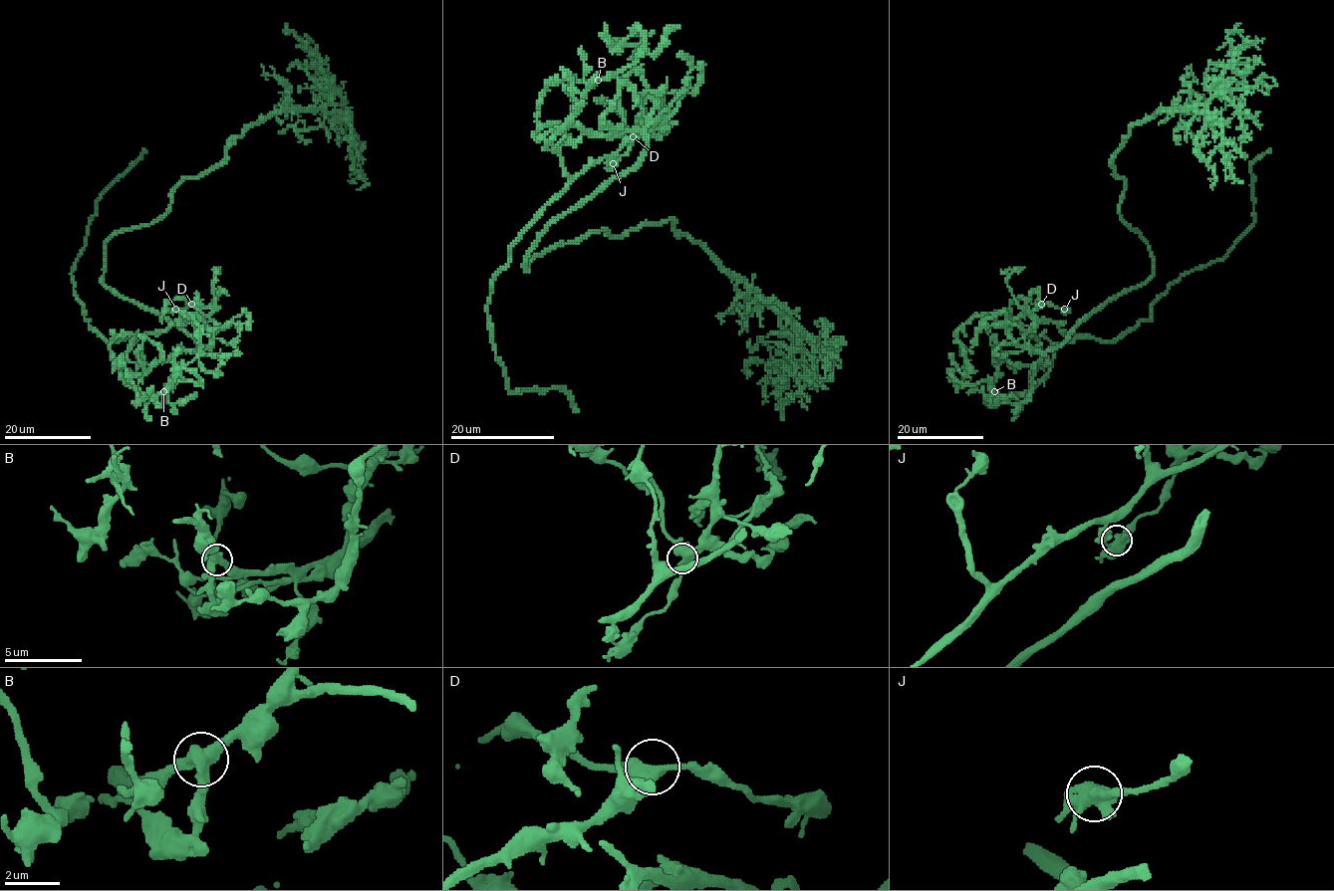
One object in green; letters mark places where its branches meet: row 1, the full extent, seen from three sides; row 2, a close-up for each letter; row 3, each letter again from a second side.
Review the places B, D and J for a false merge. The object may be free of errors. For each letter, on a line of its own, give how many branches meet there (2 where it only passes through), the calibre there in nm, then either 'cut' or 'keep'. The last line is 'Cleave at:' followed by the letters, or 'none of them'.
B: 3 | 460 nm | cut
D: 3 | 480 nm | keep
J: 3 | 480 nm | keep
Cleave at: B

